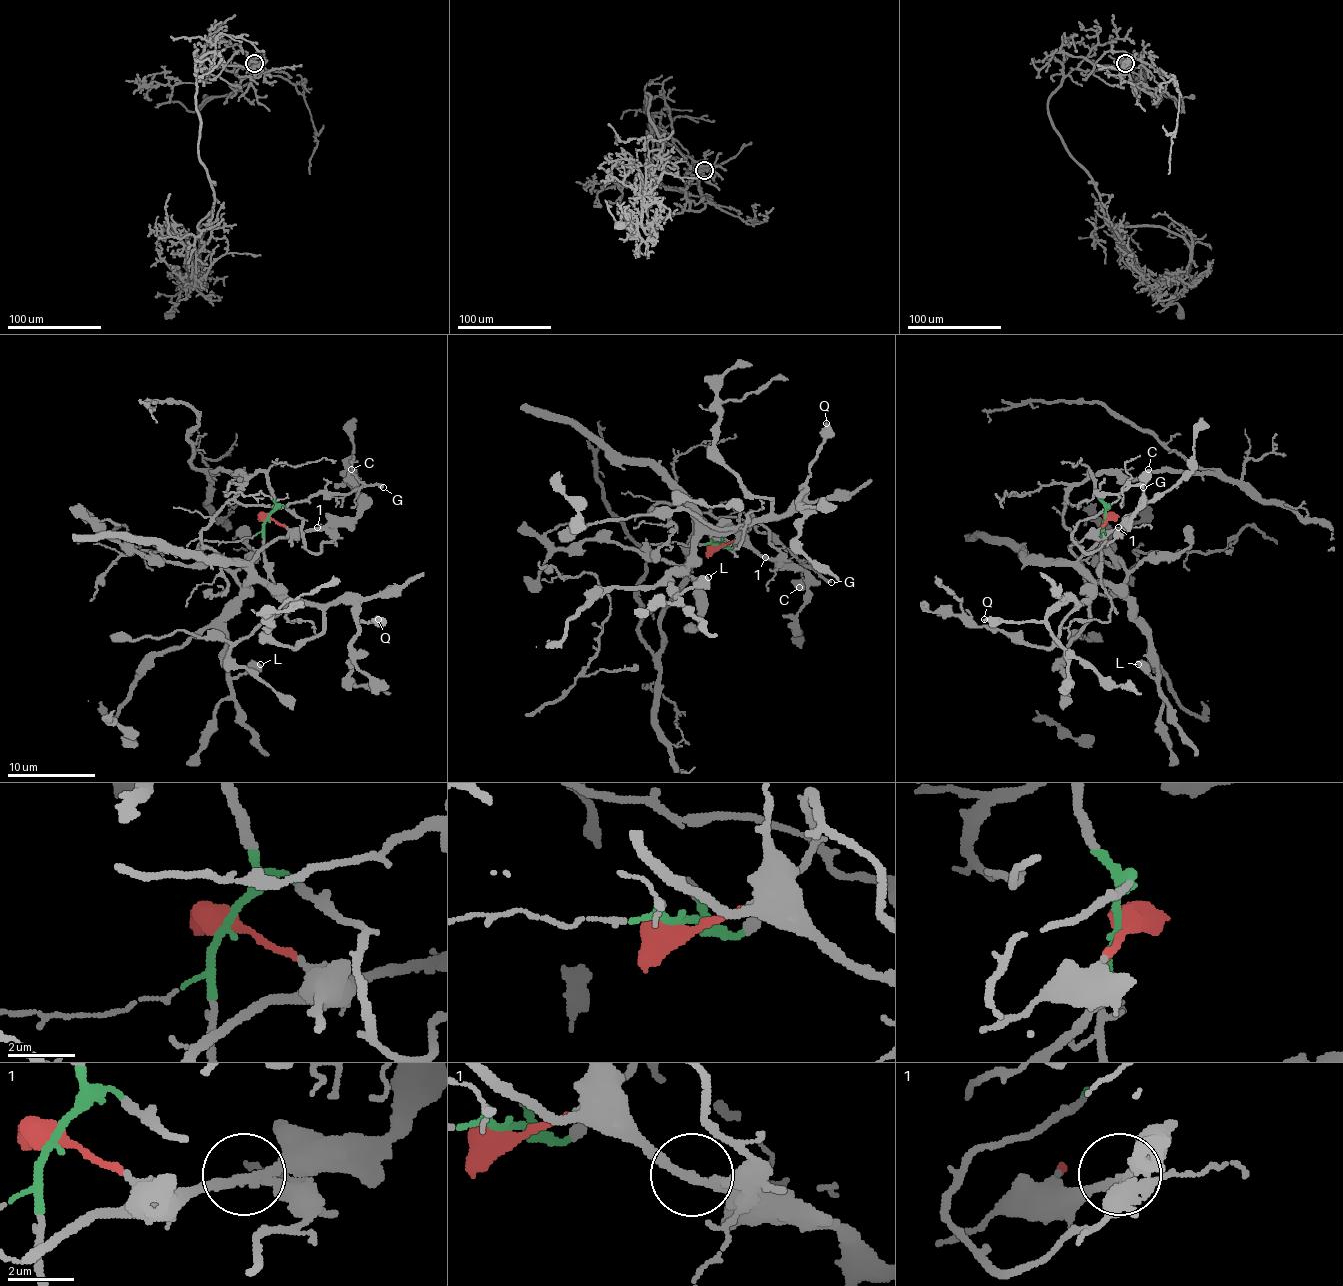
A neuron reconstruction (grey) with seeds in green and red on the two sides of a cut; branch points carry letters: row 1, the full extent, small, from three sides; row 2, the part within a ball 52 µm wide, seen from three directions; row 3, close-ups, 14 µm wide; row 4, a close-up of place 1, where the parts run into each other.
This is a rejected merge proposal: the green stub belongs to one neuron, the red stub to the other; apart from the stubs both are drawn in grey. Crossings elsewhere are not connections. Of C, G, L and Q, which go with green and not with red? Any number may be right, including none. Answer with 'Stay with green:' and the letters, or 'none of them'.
Stay with green: G

